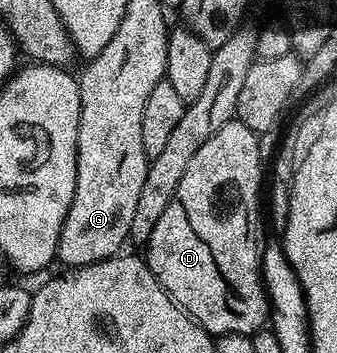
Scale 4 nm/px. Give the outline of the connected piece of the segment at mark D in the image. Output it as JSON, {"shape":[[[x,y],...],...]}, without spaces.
{"shape":[[[231,119],[219,130],[215,130],[215,134],[211,134],[211,138],[207,138],[207,142],[203,142],[203,146],[199,146],[195,158],[191,158],[191,162],[187,165],[187,170],[183,170],[183,179],[179,181],[179,187],[175,190],[175,198],[171,198],[171,202],[167,202],[167,210],[163,210],[159,222],[155,222],[155,230],[151,230],[151,238],[143,252],[150,270],[164,286],[169,297],[214,337],[223,334],[252,336],[254,332],[262,331],[270,319],[270,301],[266,296],[265,285],[262,283],[261,277],[259,242],[257,246],[257,195],[261,192],[261,167],[263,167],[263,161],[259,156],[258,133],[251,131],[242,120]]]}

